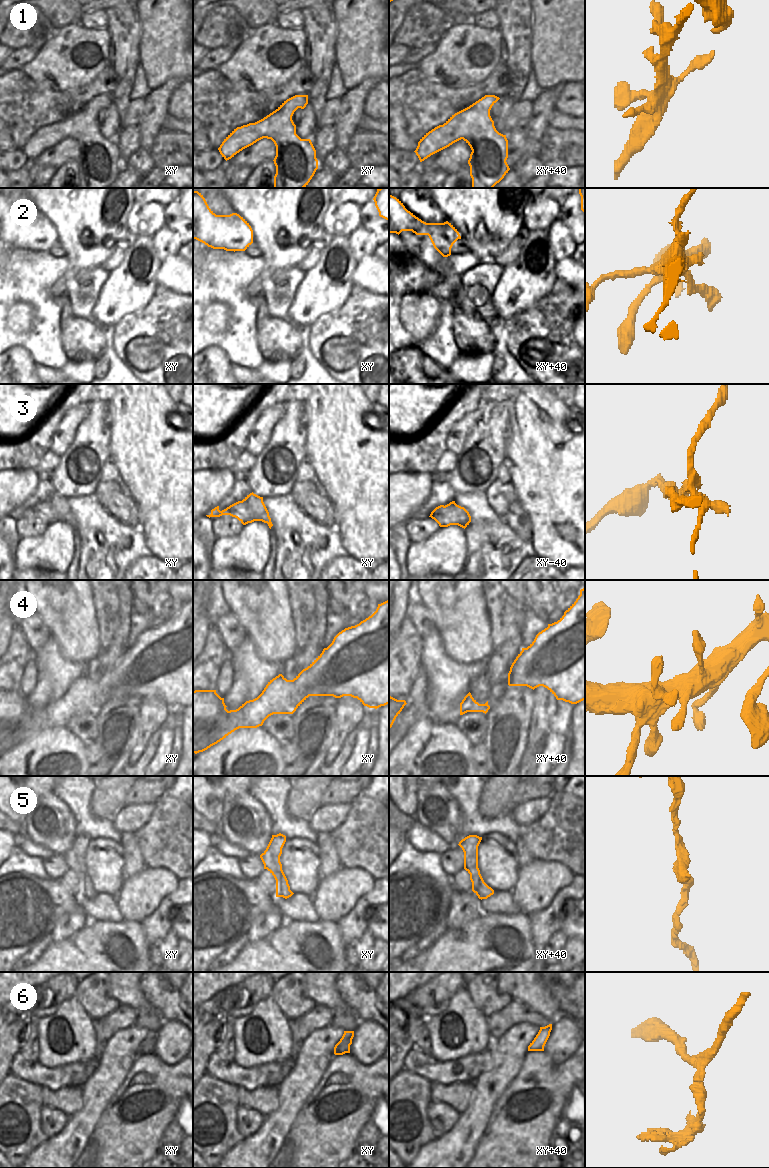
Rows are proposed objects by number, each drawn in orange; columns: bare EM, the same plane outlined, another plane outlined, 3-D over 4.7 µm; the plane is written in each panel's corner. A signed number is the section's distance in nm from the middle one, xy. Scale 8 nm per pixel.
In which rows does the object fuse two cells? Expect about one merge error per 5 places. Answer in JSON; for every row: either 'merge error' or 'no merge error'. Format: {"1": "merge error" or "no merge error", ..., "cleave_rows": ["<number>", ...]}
{"1": "no merge error", "2": "no merge error", "3": "merge error", "4": "no merge error", "5": "no merge error", "6": "merge error", "cleave_rows": ["3", "6"]}

